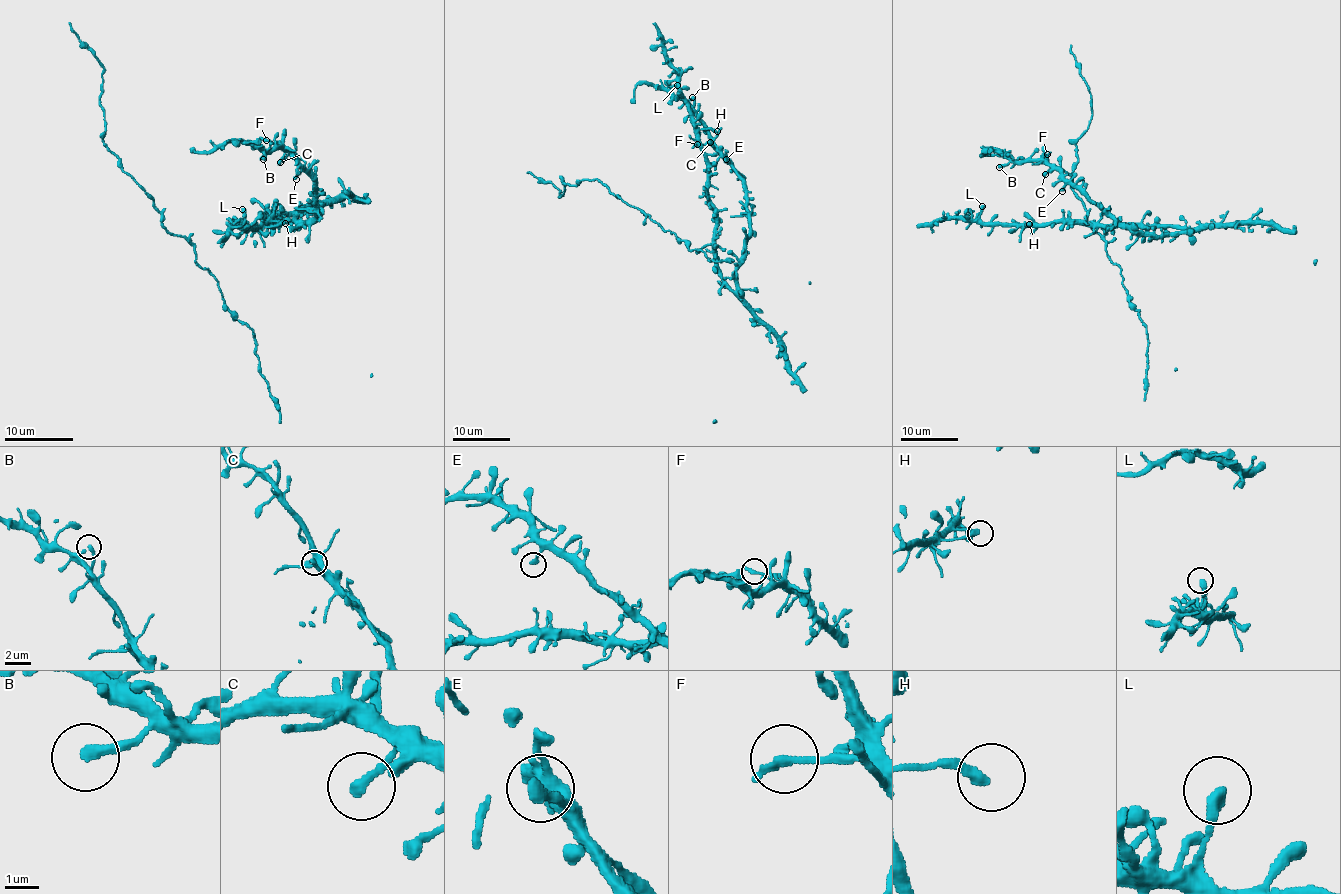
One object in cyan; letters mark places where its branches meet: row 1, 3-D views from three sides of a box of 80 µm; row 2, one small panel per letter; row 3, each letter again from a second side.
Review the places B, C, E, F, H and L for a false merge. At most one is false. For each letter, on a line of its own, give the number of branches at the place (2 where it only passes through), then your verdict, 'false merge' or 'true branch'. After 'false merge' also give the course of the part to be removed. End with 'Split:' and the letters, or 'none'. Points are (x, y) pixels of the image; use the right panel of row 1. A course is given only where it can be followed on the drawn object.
B: branches 1; true branch
C: branches 1; true branch
E: branches 1; true branch
F: branches 1; true branch
H: branches 1; true branch
L: branches 1; true branch
Split: none

